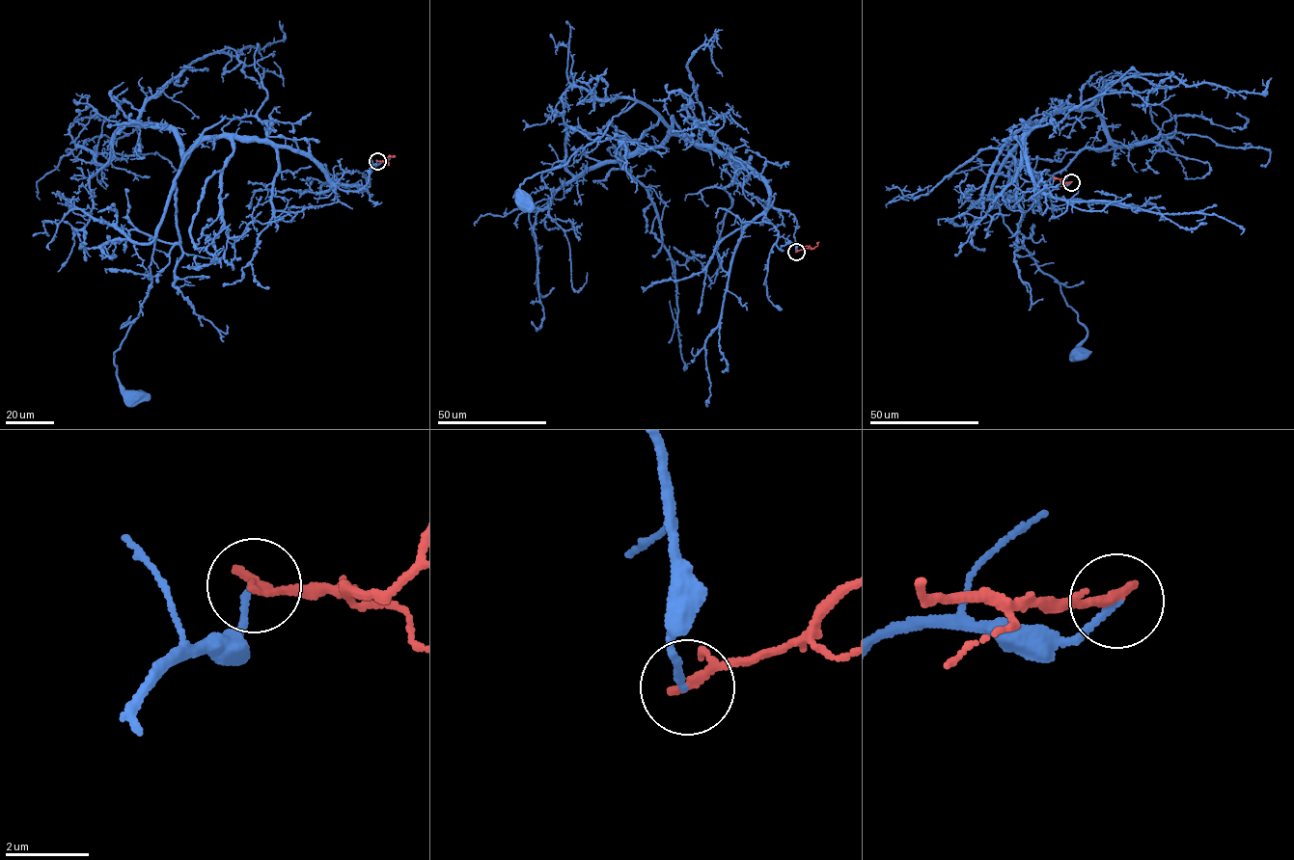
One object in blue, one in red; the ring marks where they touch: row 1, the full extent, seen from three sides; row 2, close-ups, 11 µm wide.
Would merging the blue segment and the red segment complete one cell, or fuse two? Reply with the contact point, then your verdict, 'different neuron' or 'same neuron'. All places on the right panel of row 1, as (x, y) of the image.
(1071, 182) | different neuron

